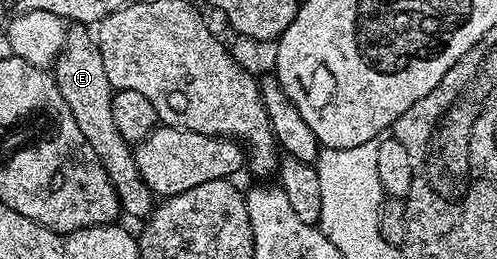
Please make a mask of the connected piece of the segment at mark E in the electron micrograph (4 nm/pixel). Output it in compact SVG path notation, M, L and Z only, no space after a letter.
M75 23L67 30L67 38L59 56L55 58L53 76L62 98L69 105L77 127L84 135L94 153L101 159L114 190L117 191L122 212L138 219L150 216L155 206L155 196L137 171L132 146L124 139L113 118L112 95L114 89L109 83L101 51L96 38L91 37L84 26Z

